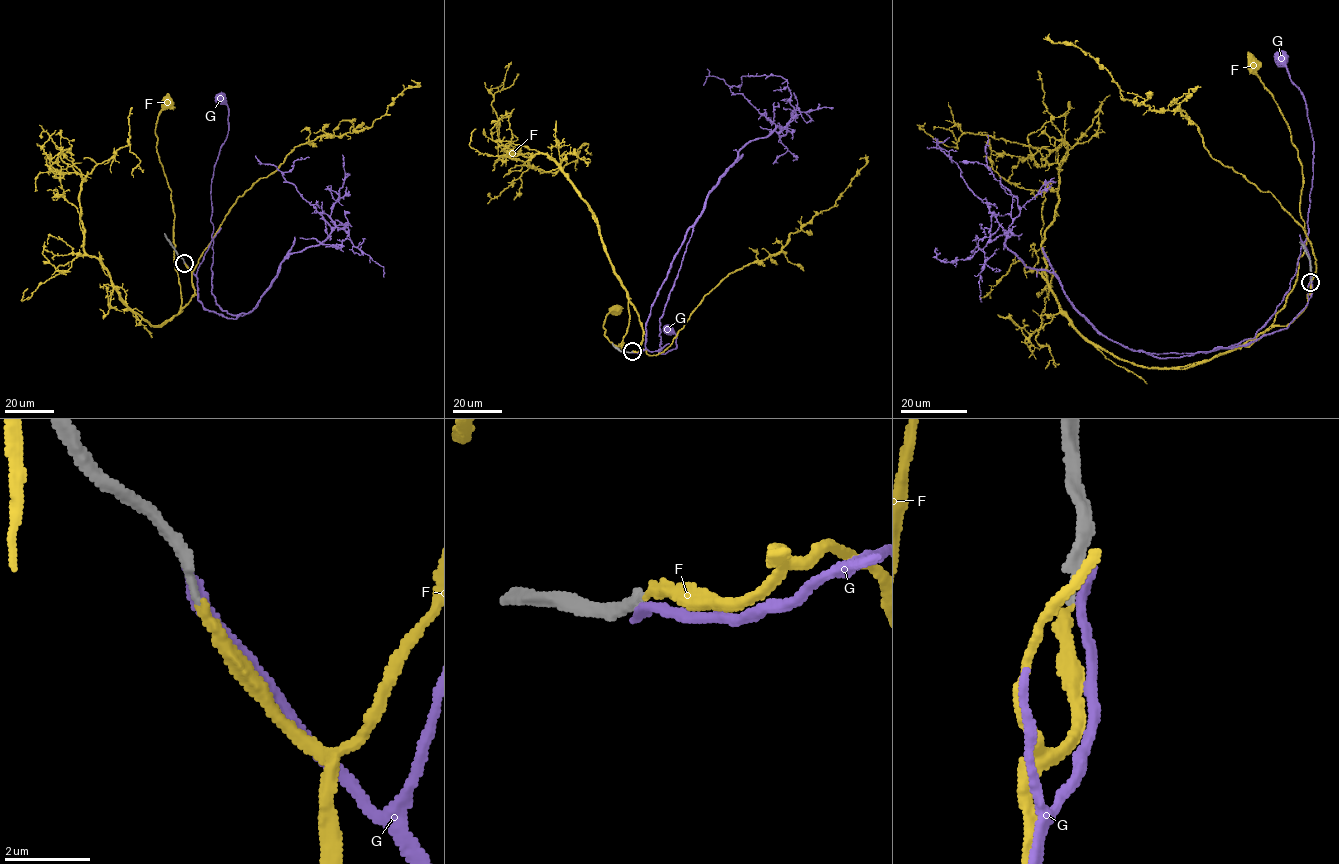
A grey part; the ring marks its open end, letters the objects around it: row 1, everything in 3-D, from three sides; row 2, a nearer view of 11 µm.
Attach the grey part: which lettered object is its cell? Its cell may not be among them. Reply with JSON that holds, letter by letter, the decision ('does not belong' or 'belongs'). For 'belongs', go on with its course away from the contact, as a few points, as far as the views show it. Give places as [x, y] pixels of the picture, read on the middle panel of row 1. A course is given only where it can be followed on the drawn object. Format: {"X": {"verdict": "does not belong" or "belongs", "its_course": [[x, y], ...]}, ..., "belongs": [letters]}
{"F": {"verdict": "belongs", "its_course": [[632, 351], [640, 350], [643, 337], [638, 314], [629, 301], [621, 348], [604, 335], [604, 320], [615, 309]]}, "G": {"verdict": "does not belong"}, "belongs": ["F"]}

